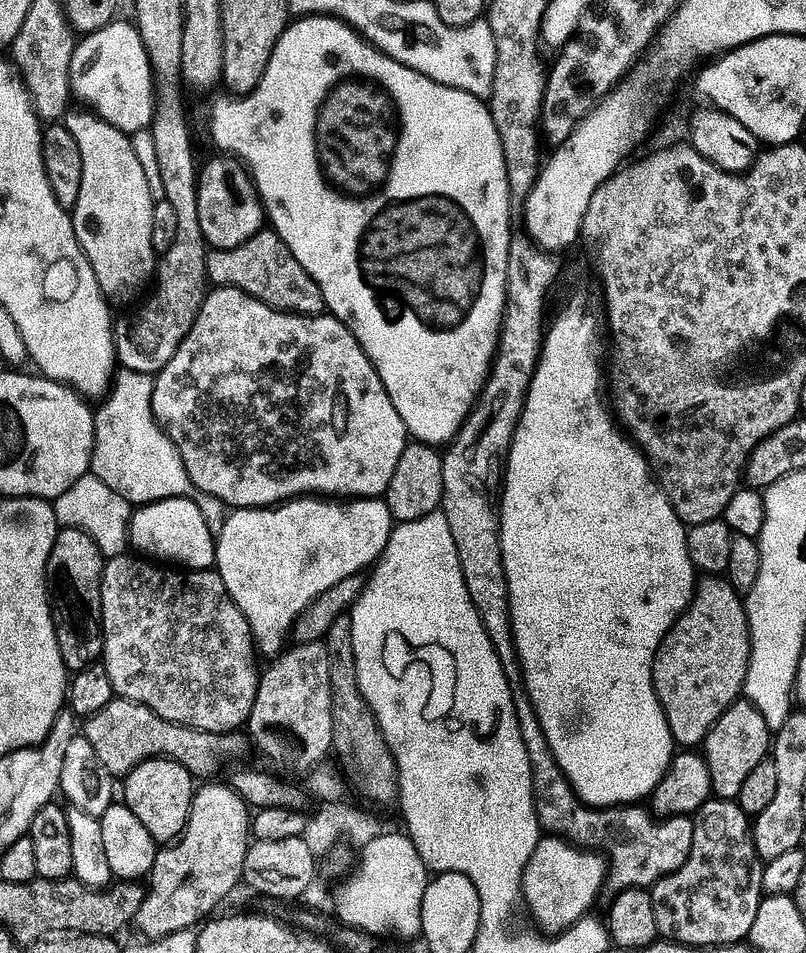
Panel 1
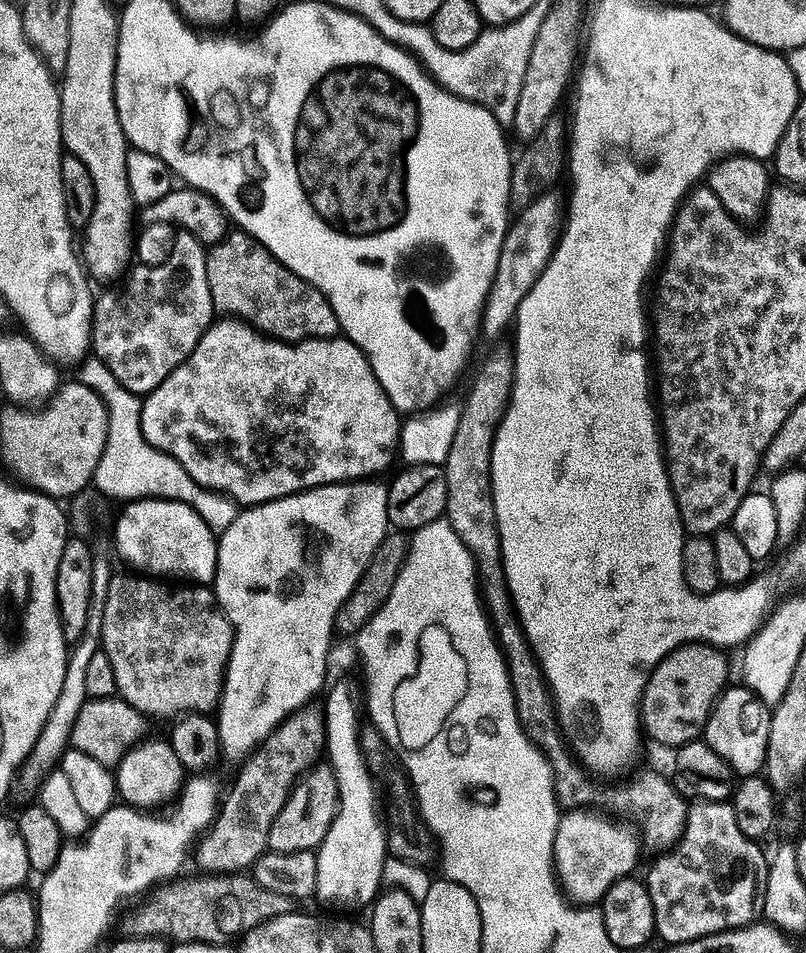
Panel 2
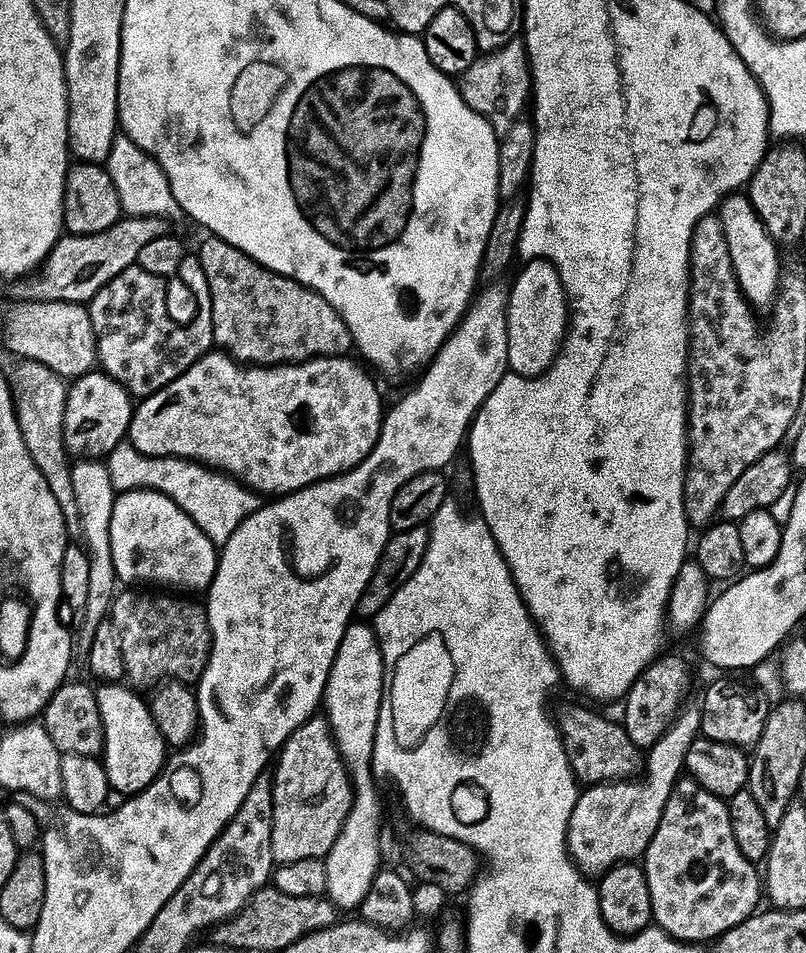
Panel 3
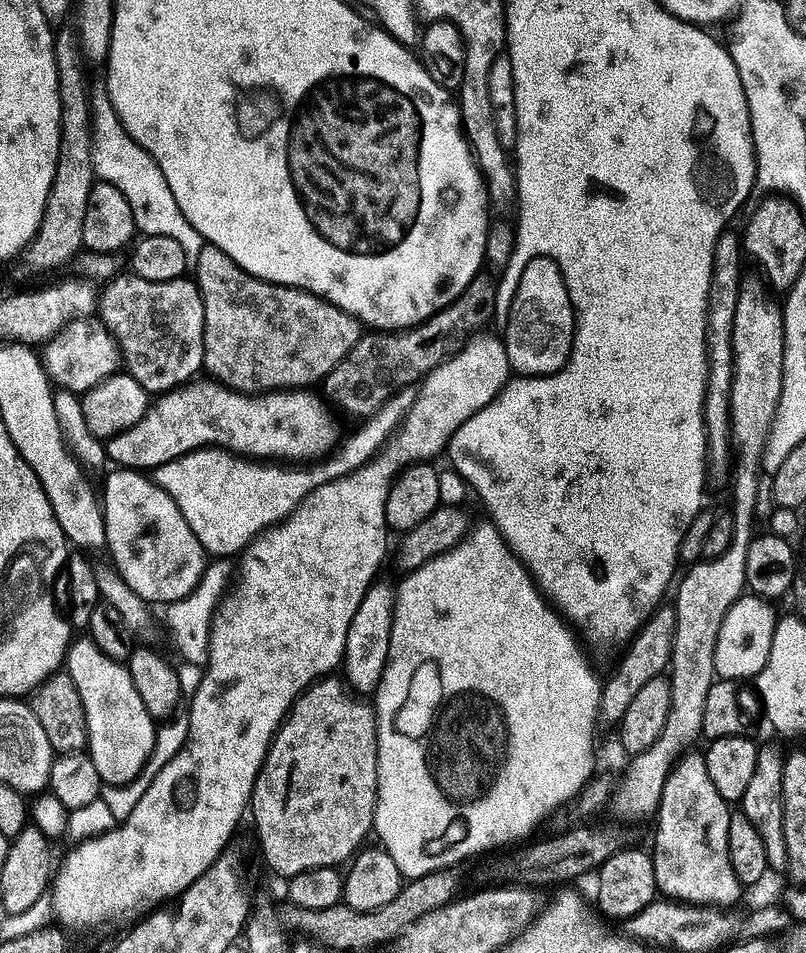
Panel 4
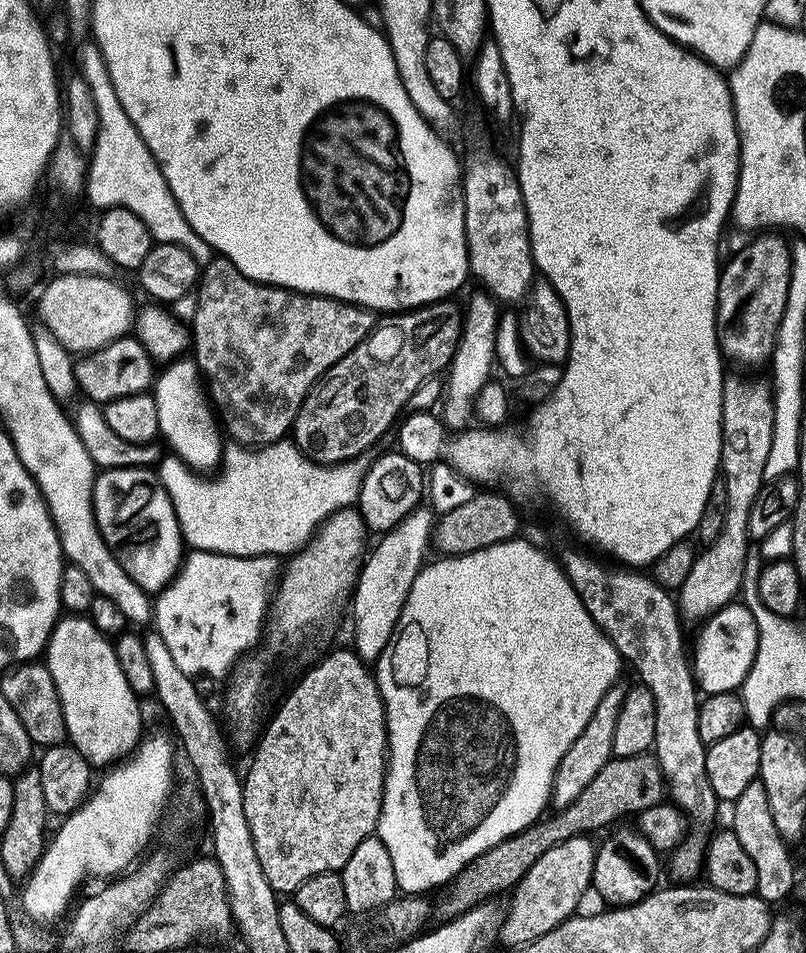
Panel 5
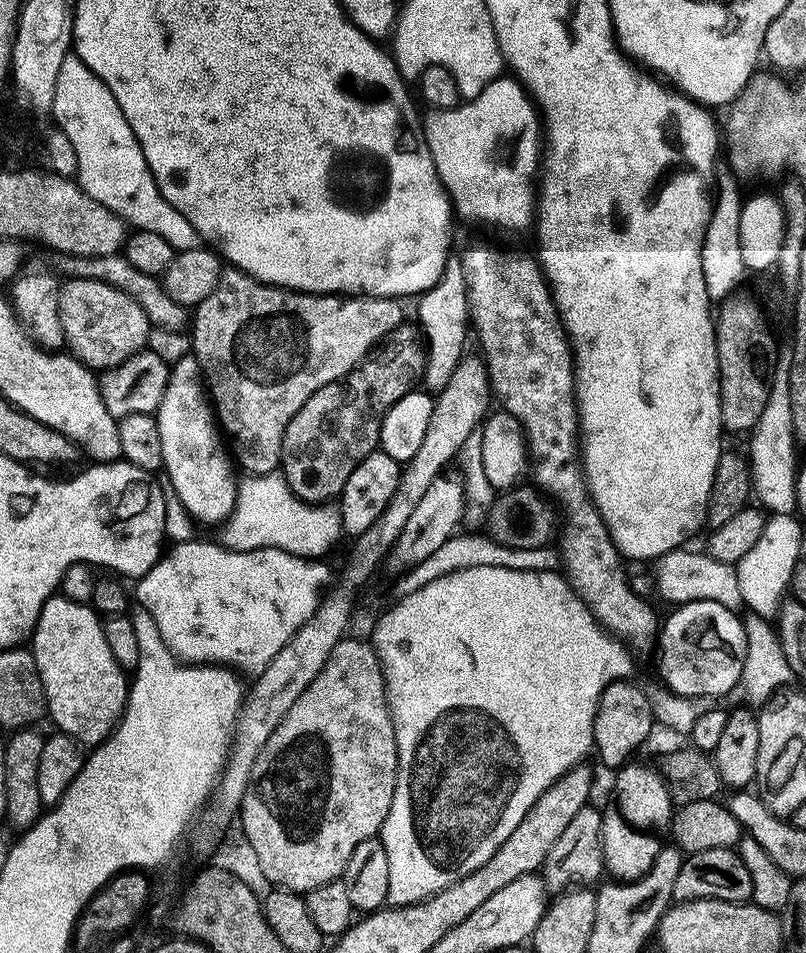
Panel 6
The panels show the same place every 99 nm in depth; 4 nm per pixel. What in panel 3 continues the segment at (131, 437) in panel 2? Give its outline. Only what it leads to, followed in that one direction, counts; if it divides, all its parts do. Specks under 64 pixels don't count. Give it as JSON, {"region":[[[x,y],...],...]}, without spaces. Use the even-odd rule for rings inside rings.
{"region":[[[127,442],[114,449],[106,463],[117,493],[143,490],[170,498],[217,546],[228,544],[238,529],[262,507],[261,497],[257,493],[223,470],[190,460],[159,460],[144,456]]]}

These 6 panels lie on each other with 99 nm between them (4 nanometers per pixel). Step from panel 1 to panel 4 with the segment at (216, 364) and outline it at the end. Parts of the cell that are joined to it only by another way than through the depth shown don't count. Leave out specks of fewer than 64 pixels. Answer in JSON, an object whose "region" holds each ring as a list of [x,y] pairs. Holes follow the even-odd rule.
{"region":[[[197,378],[183,388],[165,392],[136,428],[107,441],[108,458],[124,470],[155,470],[191,452],[214,447],[257,462],[291,462],[296,466],[320,462],[337,451],[342,435],[332,417],[333,409],[314,393],[285,390],[245,396],[211,378]]]}

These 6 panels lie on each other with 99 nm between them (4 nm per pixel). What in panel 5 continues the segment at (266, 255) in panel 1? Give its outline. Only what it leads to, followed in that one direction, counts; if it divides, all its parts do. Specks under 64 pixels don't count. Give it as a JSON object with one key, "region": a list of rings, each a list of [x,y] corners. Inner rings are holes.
{"region":[[[213,258],[210,263],[203,265],[202,275],[198,283],[197,316],[190,324],[190,340],[194,345],[194,359],[200,368],[206,389],[217,411],[229,419],[228,430],[241,447],[261,448],[271,444],[281,443],[291,433],[295,425],[295,418],[304,405],[305,398],[314,391],[316,386],[328,375],[328,372],[346,358],[363,340],[367,340],[378,327],[377,313],[360,308],[357,304],[344,304],[340,300],[329,300],[327,296],[305,296],[302,292],[289,292],[287,288],[273,288],[270,284],[257,284],[255,280],[246,278],[234,262],[223,258]]]}

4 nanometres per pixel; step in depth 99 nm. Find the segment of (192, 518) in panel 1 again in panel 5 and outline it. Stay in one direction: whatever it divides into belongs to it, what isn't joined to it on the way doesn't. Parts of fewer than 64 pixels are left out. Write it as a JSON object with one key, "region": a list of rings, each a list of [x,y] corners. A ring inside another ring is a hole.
{"region":[[[147,468],[101,471],[96,477],[94,506],[100,533],[114,549],[126,574],[144,592],[163,592],[181,570],[186,545],[178,514],[174,514],[174,502],[170,502],[170,494],[160,485],[159,475]]]}

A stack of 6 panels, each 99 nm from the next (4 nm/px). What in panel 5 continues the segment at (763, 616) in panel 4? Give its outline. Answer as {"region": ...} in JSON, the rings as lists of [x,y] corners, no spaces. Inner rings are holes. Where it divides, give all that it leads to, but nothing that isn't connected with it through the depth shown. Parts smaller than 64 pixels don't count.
{"region":[[[733,602],[709,617],[701,628],[703,629],[696,642],[696,652],[694,648],[692,656],[699,689],[708,696],[714,693],[739,693],[752,672],[758,654],[758,626],[752,608],[743,608],[740,602]]]}

